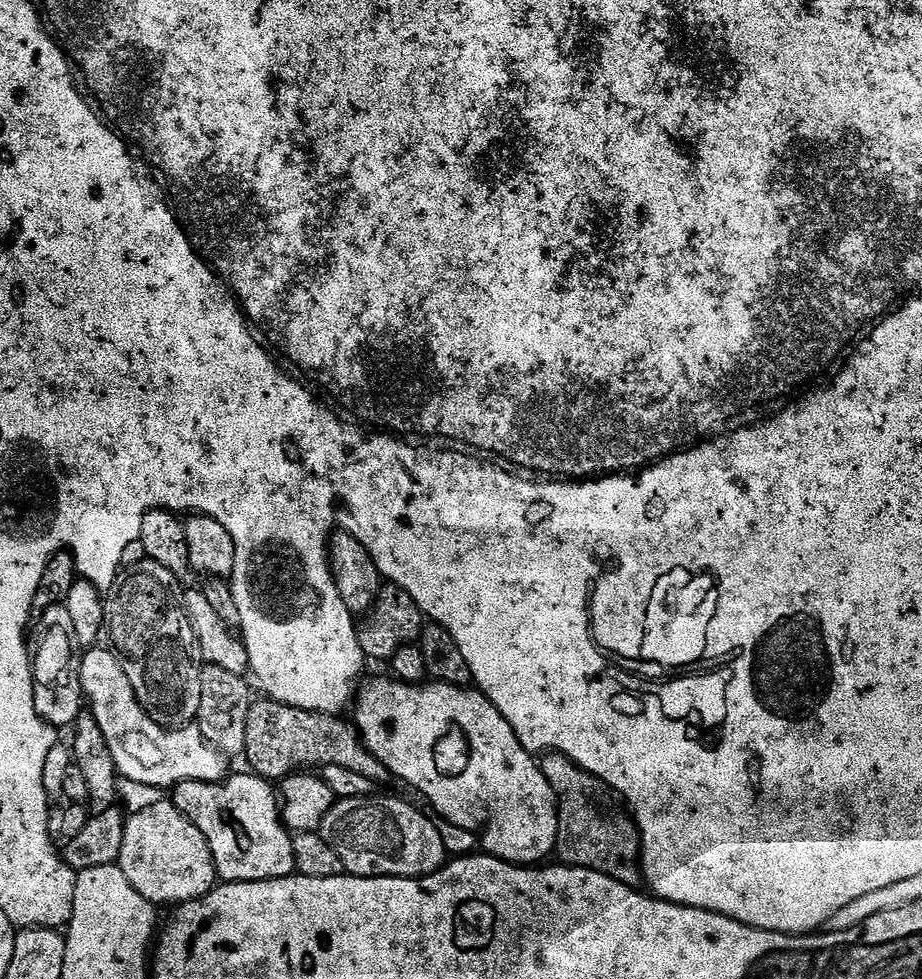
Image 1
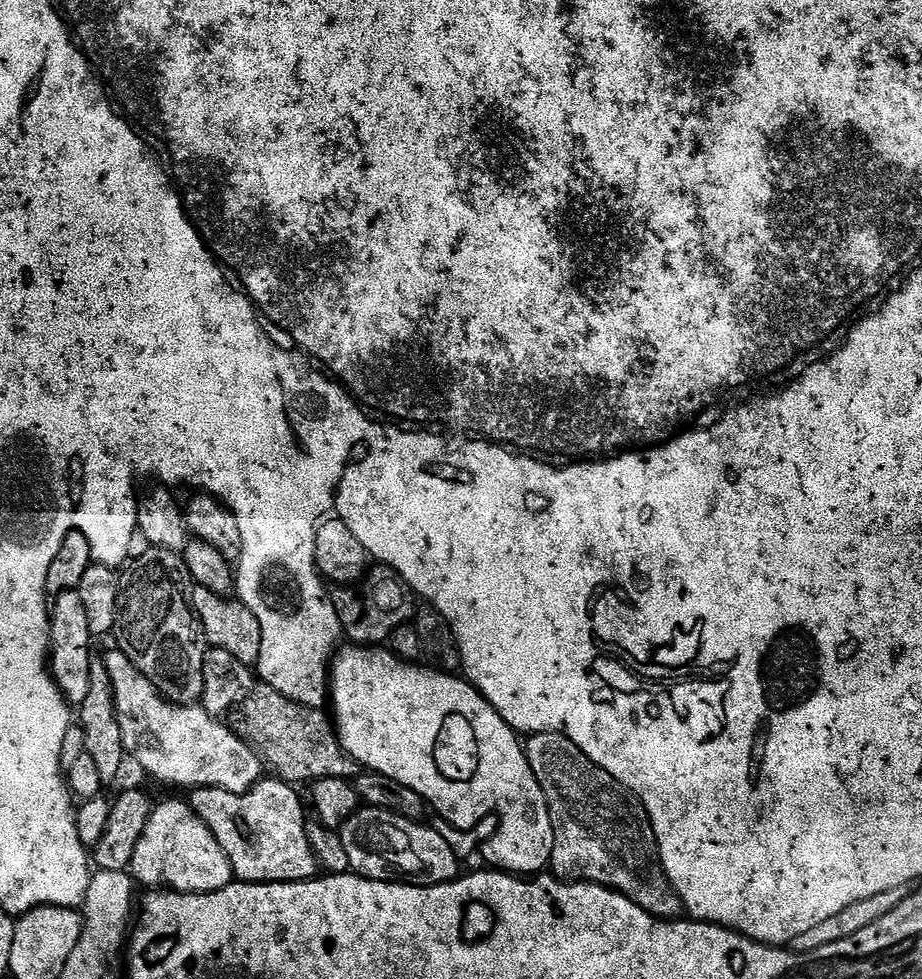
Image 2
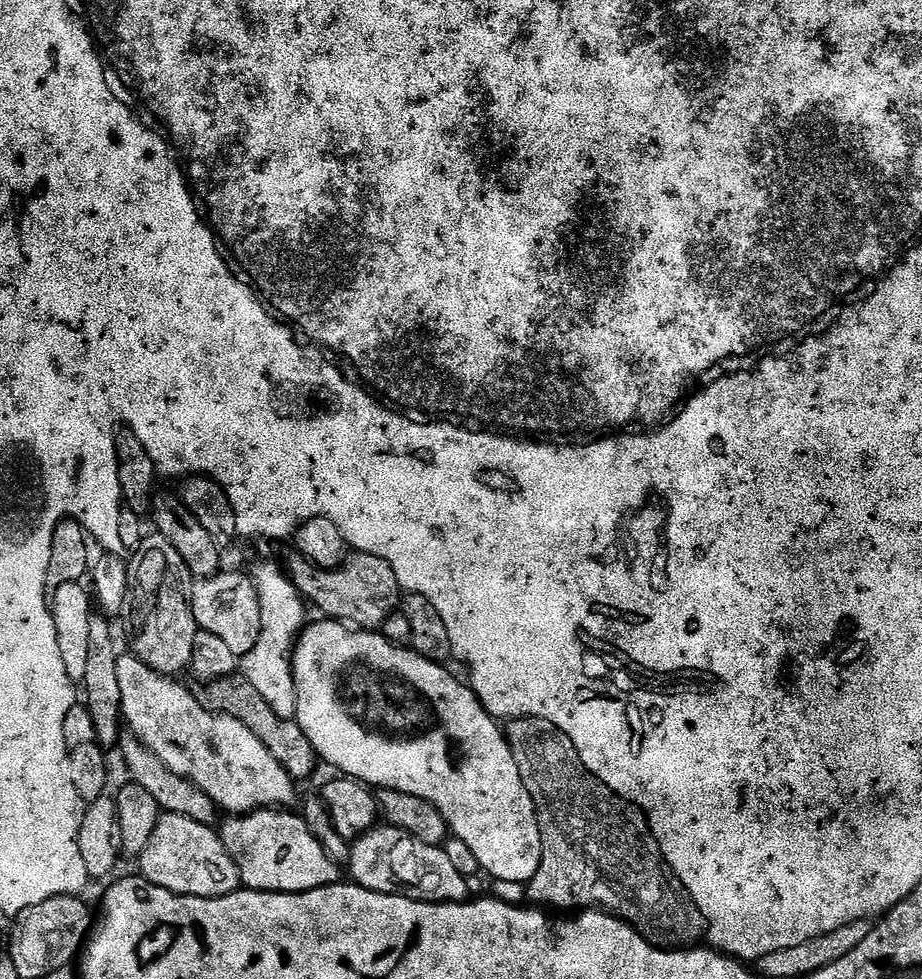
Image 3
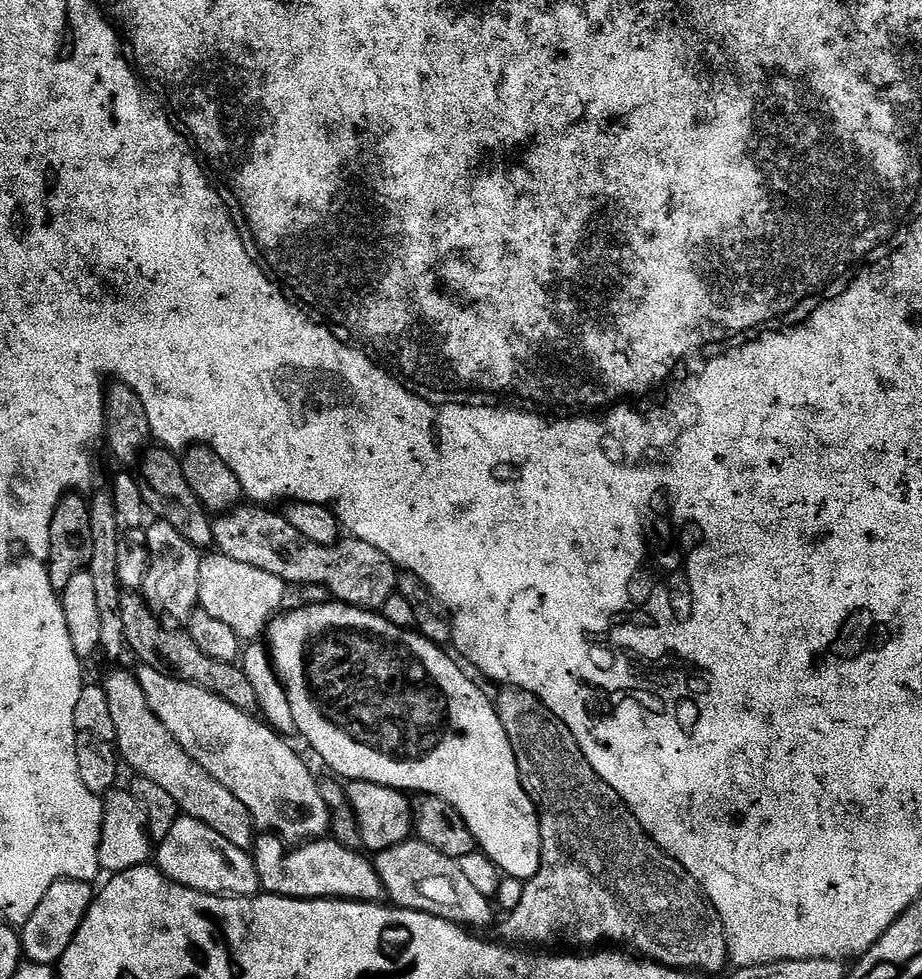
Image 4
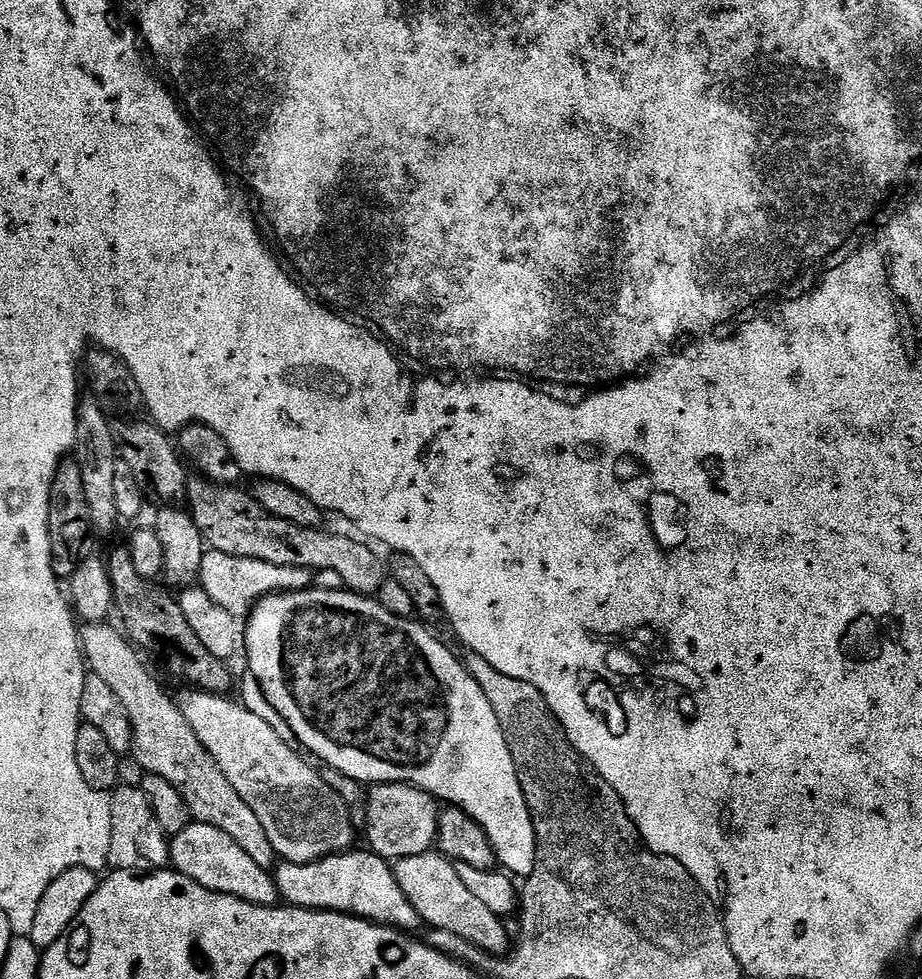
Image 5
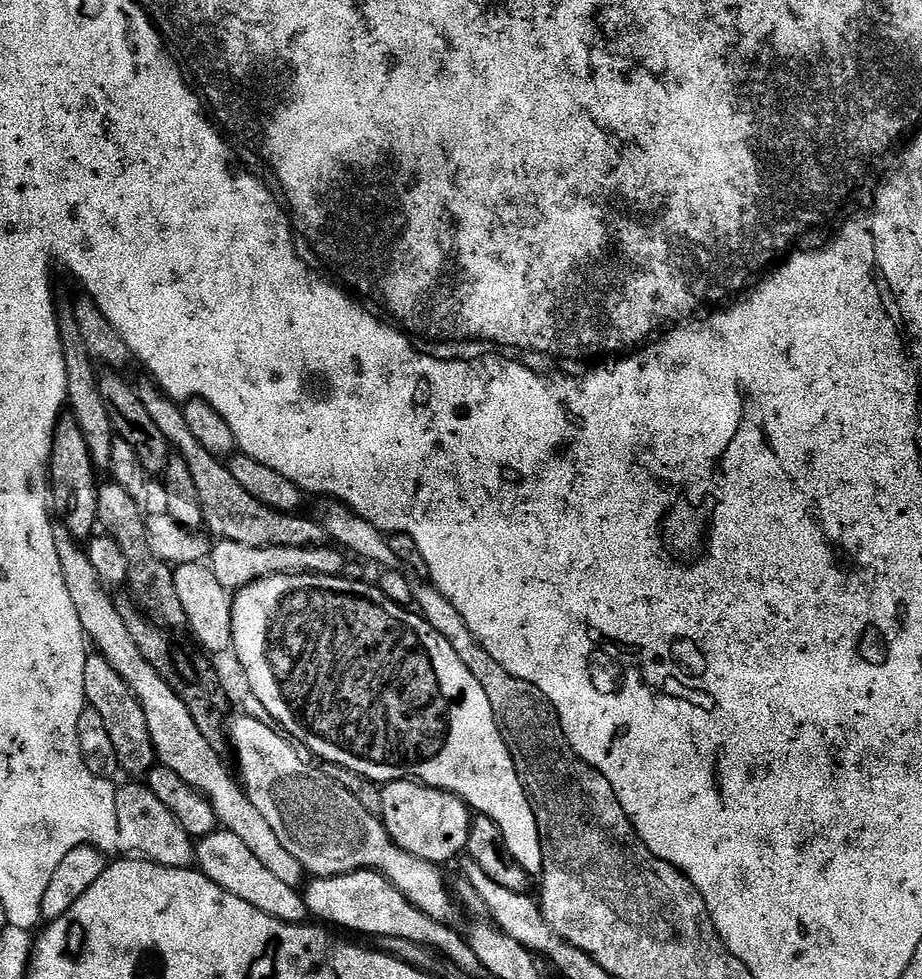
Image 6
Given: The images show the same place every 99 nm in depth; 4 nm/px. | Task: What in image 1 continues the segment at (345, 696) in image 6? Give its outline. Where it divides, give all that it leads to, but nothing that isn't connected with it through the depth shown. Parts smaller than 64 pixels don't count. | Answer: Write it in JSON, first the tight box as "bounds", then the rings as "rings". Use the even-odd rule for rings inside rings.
{"bounds":[354,678,560,866],"rings":[[[395,678],[387,679],[372,680],[365,688],[363,685],[354,704],[354,723],[370,754],[374,754],[395,779],[397,776],[414,791],[421,792],[432,803],[431,811],[437,817],[475,833],[484,828],[482,848],[484,844],[487,855],[521,866],[536,866],[547,861],[544,859],[555,853],[558,838],[560,819],[556,795],[550,782],[546,782],[537,757],[518,742],[510,722],[498,714],[483,692],[471,687],[455,688],[439,682],[405,684]]]}

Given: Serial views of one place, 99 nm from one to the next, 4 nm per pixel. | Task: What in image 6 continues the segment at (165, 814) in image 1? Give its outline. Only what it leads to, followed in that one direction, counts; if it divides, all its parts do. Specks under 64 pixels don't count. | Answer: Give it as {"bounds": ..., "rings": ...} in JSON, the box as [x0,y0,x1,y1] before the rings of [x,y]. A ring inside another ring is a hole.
{"bounds":[195,830,310,924],"rings":[[[217,830],[209,836],[199,837],[196,844],[195,863],[199,871],[204,873],[210,882],[214,882],[222,890],[234,894],[234,898],[242,898],[242,902],[250,902],[262,914],[270,914],[270,918],[278,918],[287,924],[302,924],[309,919],[310,913],[303,895],[297,889],[286,886],[286,882],[262,866],[258,858],[232,832]]]}

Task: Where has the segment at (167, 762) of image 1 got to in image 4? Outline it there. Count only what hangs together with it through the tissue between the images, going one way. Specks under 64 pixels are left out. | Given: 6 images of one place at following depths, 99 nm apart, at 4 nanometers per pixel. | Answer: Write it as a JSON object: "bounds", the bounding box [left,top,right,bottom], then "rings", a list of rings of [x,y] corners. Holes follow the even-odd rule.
{"bounds":[135,667,332,842],"rings":[[[141,667],[139,671],[135,673],[136,681],[142,688],[142,694],[146,696],[150,710],[154,710],[162,726],[166,726],[166,730],[174,734],[174,738],[184,747],[186,754],[190,754],[190,758],[194,758],[198,766],[206,770],[206,774],[218,778],[218,782],[222,782],[222,786],[226,786],[226,790],[230,790],[230,794],[234,794],[234,798],[238,798],[238,802],[246,806],[257,829],[275,834],[285,842],[307,842],[329,835],[332,812],[328,809],[311,770],[304,765],[303,758],[288,745],[291,743],[285,737],[272,731],[267,723],[261,722],[255,715],[230,706],[230,702],[222,702],[222,698],[198,686],[190,686],[153,668]]]}

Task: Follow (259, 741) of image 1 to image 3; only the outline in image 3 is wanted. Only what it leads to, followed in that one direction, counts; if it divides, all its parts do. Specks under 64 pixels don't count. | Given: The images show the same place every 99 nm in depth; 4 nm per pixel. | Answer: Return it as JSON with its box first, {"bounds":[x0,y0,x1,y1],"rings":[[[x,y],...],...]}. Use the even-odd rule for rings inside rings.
{"bounds":[206,674,318,782],"rings":[[[233,674],[226,678],[207,681],[206,688],[208,688],[207,707],[213,712],[233,716],[235,720],[242,721],[284,763],[284,768],[291,773],[293,780],[303,782],[315,770],[316,762],[318,764],[318,751],[312,745],[308,733],[304,732],[295,719],[272,708],[270,702],[262,694],[258,694],[254,682],[250,682],[242,674]]]}

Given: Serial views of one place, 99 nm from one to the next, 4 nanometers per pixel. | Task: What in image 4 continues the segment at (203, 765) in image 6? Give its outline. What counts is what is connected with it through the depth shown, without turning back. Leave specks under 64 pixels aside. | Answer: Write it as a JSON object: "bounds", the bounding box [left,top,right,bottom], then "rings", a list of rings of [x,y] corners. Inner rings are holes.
{"bounds":[102,671,258,850],"rings":[[[131,671],[112,672],[102,680],[102,687],[106,703],[110,706],[110,718],[114,721],[114,747],[119,759],[127,767],[129,764],[136,776],[162,786],[162,790],[174,798],[183,815],[210,826],[210,830],[222,834],[226,842],[245,850],[251,849],[258,835],[252,815],[246,806],[242,806],[242,802],[238,802],[238,798],[234,798],[234,794],[230,794],[230,790],[226,790],[226,786],[222,786],[222,782],[218,782],[218,778],[206,774],[206,770],[202,770],[202,766],[186,754],[174,734],[162,726],[154,710],[150,710],[135,675]]]}

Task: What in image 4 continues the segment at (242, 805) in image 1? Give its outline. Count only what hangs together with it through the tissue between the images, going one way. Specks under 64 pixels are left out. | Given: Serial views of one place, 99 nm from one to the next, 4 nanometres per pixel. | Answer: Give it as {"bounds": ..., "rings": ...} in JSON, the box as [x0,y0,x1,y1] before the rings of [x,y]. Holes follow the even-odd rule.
{"bounds":[254,835,386,904],"rings":[[[257,835],[254,859],[261,889],[274,896],[289,896],[295,900],[361,900],[367,904],[383,901],[386,893],[375,863],[363,851],[355,852],[332,839],[310,840],[288,853],[284,852],[286,844],[279,836]]]}

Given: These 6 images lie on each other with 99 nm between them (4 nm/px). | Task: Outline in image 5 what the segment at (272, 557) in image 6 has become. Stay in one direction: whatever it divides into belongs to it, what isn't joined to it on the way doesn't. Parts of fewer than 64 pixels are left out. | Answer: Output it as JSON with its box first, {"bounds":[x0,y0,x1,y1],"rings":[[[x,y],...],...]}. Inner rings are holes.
{"bounds":[198,550,314,618],"rings":[[[208,550],[202,558],[198,584],[206,590],[206,594],[210,594],[210,598],[214,598],[214,602],[218,602],[218,606],[222,606],[222,610],[230,610],[230,614],[247,618],[252,615],[256,603],[263,600],[265,596],[275,596],[278,592],[297,592],[303,588],[313,587],[314,580],[312,579],[314,579],[314,573],[311,568],[274,566],[274,562],[262,562],[258,558],[242,558]]]}

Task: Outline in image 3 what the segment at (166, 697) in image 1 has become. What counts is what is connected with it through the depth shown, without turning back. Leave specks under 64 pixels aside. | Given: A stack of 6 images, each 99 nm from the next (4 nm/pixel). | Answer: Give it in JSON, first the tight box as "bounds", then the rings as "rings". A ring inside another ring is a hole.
{"bounds":[122,534,198,678],"rings":[[[159,534],[145,535],[143,540],[135,551],[131,553],[130,563],[128,564],[128,593],[126,594],[126,602],[124,603],[124,610],[122,613],[123,619],[128,619],[128,632],[132,635],[132,648],[130,648],[131,655],[136,656],[142,662],[146,662],[146,666],[150,666],[156,672],[161,672],[163,676],[170,676],[173,678],[179,677],[179,672],[188,672],[192,666],[192,655],[194,654],[194,640],[198,631],[198,625],[194,614],[192,613],[192,602],[189,593],[186,591],[191,589],[194,583],[194,577],[191,570],[186,566],[186,562],[182,558],[182,554],[178,554],[178,550],[174,550],[174,546],[170,544],[168,539]]]}

